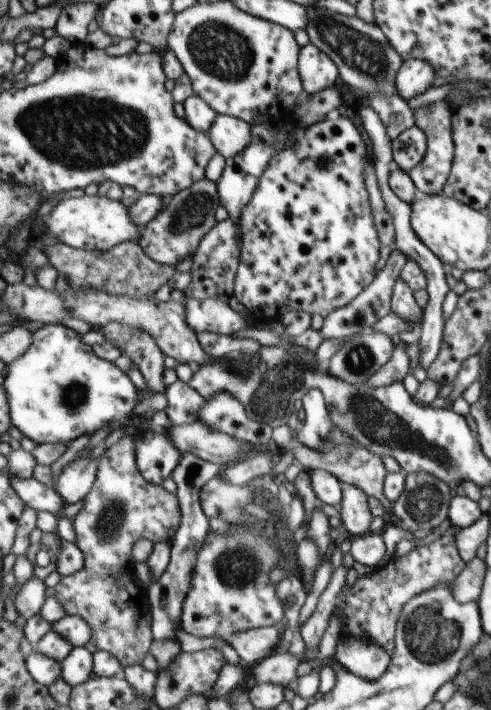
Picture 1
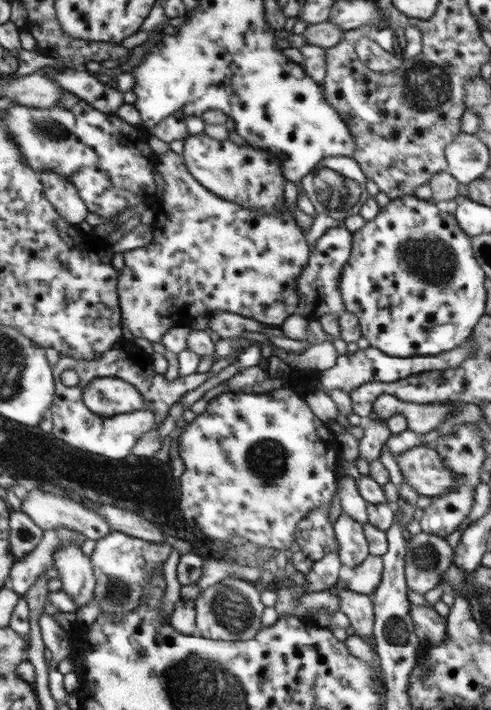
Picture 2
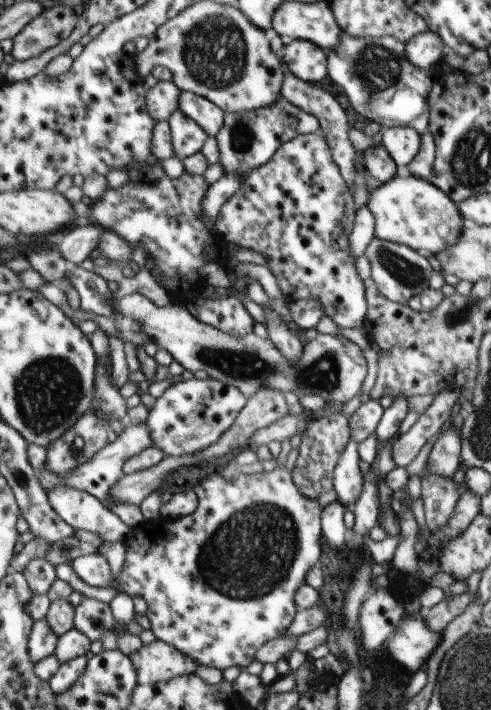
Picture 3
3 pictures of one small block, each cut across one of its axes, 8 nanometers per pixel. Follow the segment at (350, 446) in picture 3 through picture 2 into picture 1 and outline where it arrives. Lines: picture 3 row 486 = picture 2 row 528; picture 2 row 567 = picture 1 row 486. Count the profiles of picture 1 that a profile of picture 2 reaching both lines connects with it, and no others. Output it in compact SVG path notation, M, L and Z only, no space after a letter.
M352 485L341 493L341 508L339 512L341 513L341 522L348 532L355 537L370 532L370 524L374 516L368 506L369 496L365 491Z

